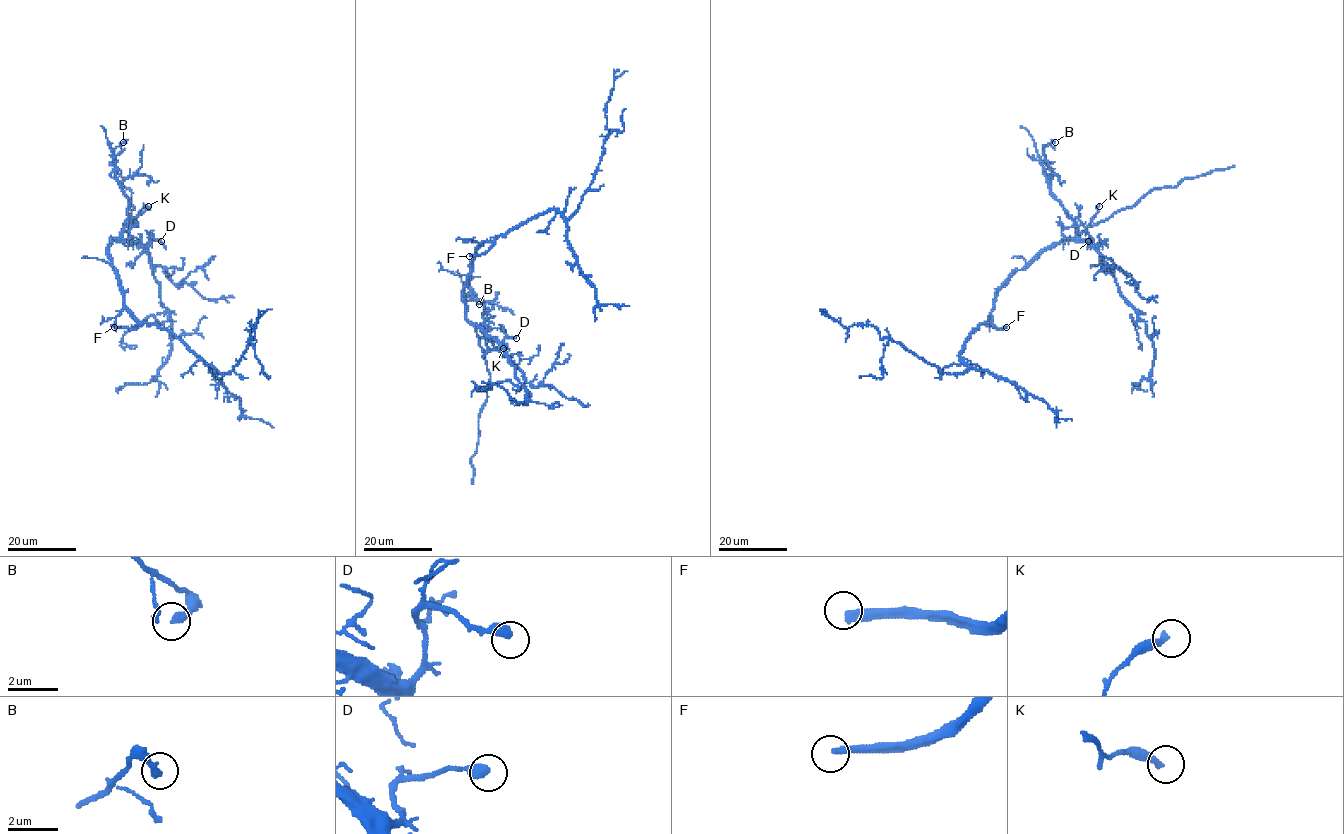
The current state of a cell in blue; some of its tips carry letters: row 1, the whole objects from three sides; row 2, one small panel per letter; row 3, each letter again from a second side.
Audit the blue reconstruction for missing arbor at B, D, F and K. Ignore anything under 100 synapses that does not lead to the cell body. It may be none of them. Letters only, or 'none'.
F

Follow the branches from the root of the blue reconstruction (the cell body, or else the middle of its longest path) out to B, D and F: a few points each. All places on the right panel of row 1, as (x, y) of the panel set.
B: (1003, 285), (1045, 250), (1075, 236), (1075, 220), (1051, 193), (1043, 166), (1043, 148), (1055, 142)
D: (1003, 285), (1045, 250), (1068, 240), (1085, 240), (1093, 247), (1094, 240), (1089, 237), (1088, 241)
F: (1003, 285), (995, 299), (991, 321), (997, 328), (1006, 327)

